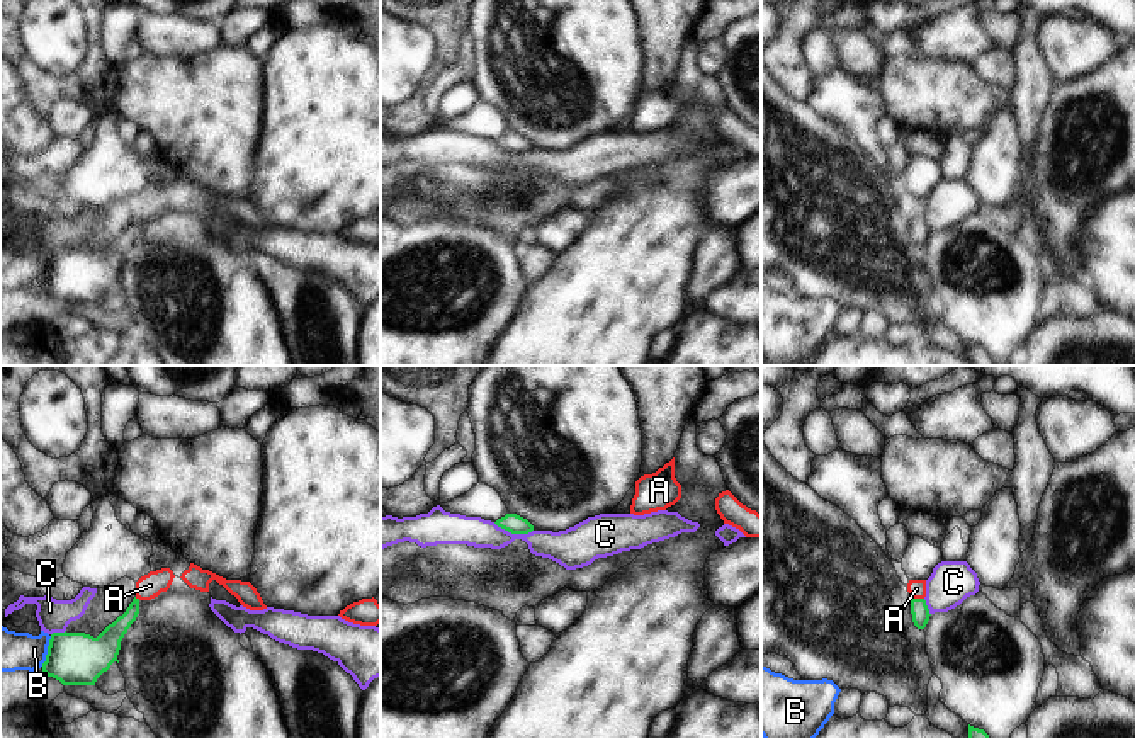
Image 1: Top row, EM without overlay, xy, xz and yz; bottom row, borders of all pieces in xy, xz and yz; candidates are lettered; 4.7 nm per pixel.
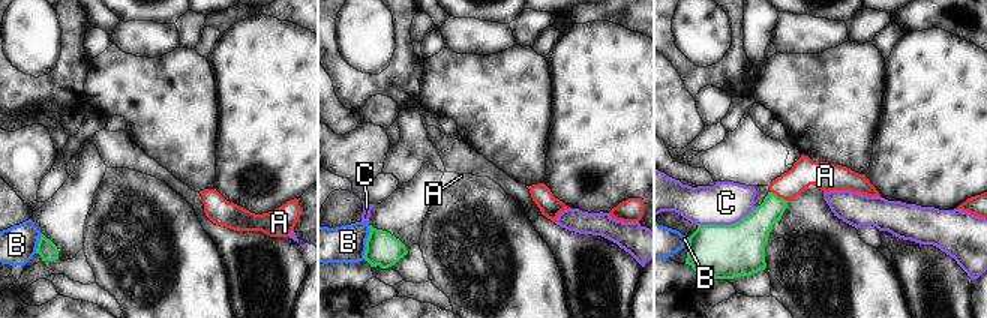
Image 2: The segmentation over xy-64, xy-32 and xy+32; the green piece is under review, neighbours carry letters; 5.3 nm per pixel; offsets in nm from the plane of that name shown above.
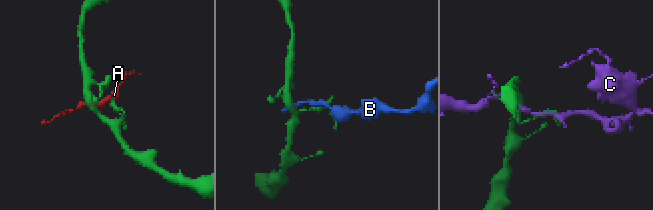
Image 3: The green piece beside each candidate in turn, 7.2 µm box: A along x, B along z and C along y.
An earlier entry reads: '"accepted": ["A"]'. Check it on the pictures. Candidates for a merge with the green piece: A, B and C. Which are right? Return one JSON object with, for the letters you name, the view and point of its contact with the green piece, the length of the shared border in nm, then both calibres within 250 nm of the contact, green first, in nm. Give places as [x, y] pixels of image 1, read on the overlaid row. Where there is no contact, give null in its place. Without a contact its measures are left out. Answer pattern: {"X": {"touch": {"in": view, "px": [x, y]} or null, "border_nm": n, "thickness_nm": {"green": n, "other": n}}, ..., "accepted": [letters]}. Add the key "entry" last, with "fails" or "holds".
{"A": {"touch": {"in": "yz", "px": [918, 599]}, "border_nm": 60, "thickness_nm": {"green": 90, "other": 90}}, "accepted": ["A"], "entry": "holds"}

